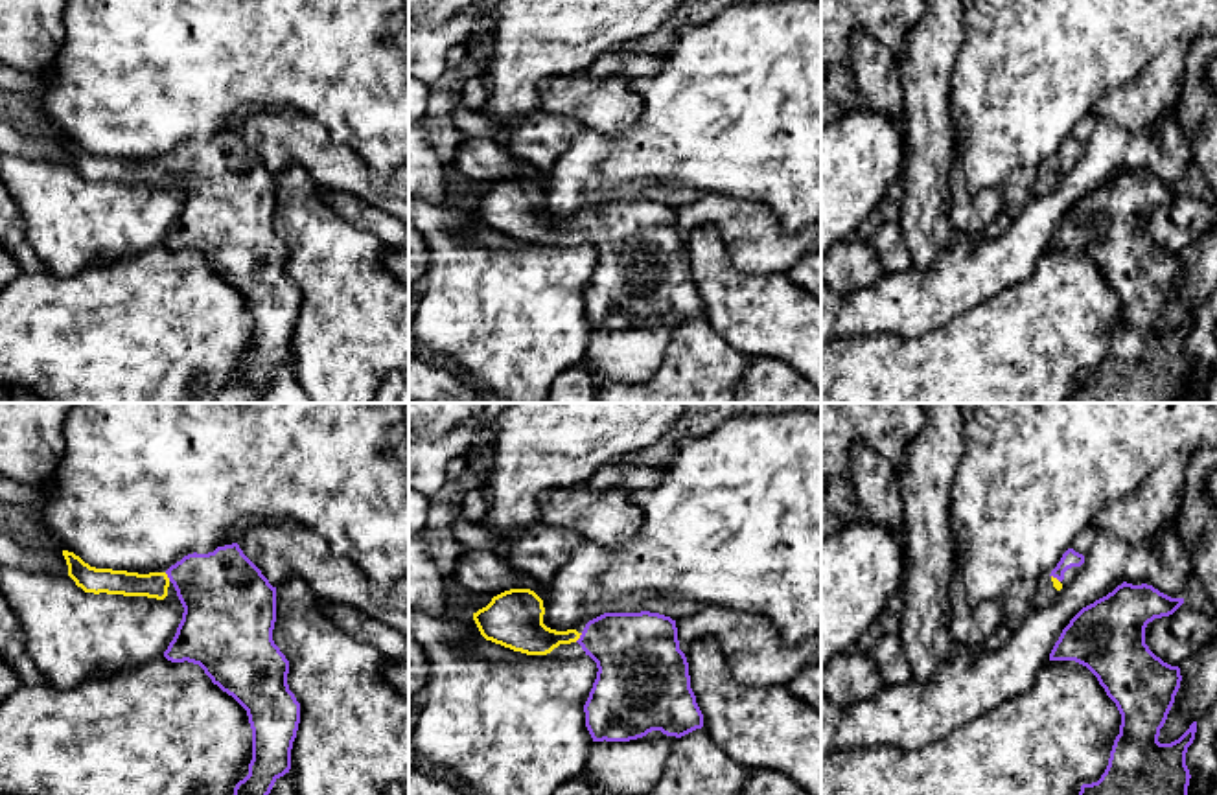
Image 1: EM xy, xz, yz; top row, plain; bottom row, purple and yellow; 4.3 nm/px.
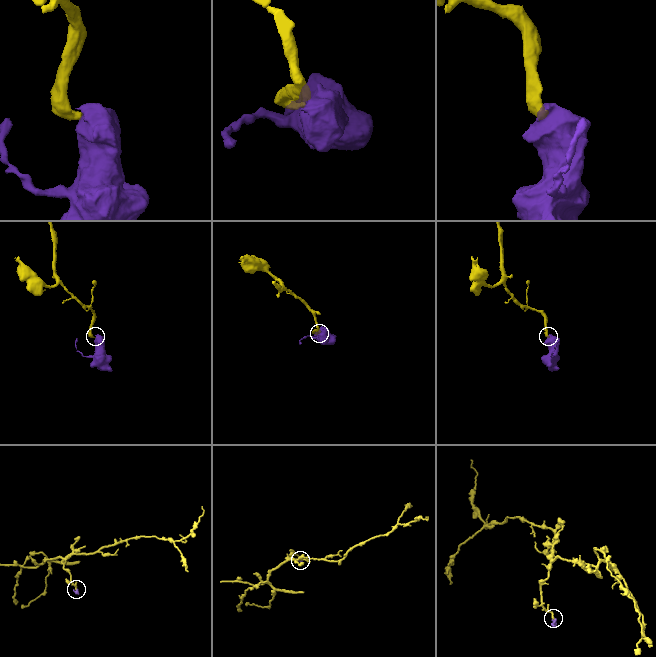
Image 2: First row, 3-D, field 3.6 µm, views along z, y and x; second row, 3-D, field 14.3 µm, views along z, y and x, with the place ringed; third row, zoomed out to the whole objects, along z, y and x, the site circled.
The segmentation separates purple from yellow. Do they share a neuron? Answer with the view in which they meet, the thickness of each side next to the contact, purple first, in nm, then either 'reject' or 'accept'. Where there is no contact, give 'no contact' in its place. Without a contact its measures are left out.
xy | 360/110 nm | accept

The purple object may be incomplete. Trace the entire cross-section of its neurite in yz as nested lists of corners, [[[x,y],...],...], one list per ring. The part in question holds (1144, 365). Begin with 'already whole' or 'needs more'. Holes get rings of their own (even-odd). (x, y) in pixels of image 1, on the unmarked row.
already whole; [[[1123,169],[1107,184],[1083,195],[1062,217],[1049,248],[1075,248],[1086,254],[1121,302],[1108,353],[1101,366],[1083,372],[1075,394],[1066,403],[1191,403],[1186,353],[1197,309],[1171,331],[1160,331],[1160,317],[1180,276],[1180,256],[1164,250],[1145,232],[1145,215],[1154,206],[1173,202],[1184,186],[1171,186],[1153,173]]]

